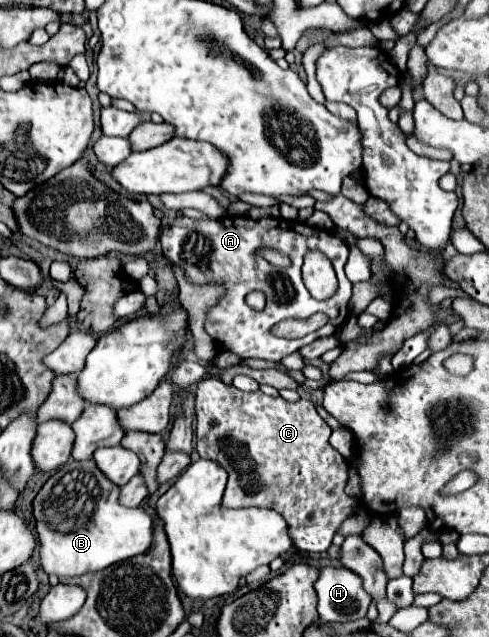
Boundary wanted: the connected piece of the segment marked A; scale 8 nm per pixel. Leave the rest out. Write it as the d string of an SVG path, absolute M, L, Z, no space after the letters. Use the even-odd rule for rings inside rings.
M176 217L176 219L172 219L162 229L162 233L160 233L160 245L162 245L164 253L176 265L180 265L194 283L208 283L208 281L220 283L222 281L222 285L226 287L226 297L210 311L208 321L206 321L206 331L208 331L208 335L218 345L228 347L230 351L234 351L242 359L252 357L252 359L264 359L264 361L282 361L286 355L290 355L294 351L300 351L304 345L312 343L314 339L336 335L336 331L340 329L340 325L346 321L346 317L349 315L349 301L353 291L352 283L344 275L344 265L346 265L346 259L348 259L348 245L342 239L338 239L334 233L328 233L326 229L310 227L310 225L300 223L300 221L288 221L286 223L284 219L274 219L274 217L266 217L266 219L258 219L258 221L254 221L250 217L236 217L236 219L200 219L200 221L188 219L188 217ZM262 249L280 251L292 263L288 267L276 267L276 265L268 263L260 255ZM306 251L322 251L332 261L334 271L338 275L338 291L330 299L316 301L306 291L306 287L302 283L302 275L300 275L300 267L302 267L302 259L304 259ZM252 291L262 291L266 295L266 307L262 311L256 311L256 309L252 309L246 303L246 295L252 293ZM316 311L322 311L322 313L328 315L328 323L322 329L318 329L316 333L310 333L308 337L302 337L302 339L296 339L296 341L282 339L282 337L278 337L278 335L272 333L272 327L278 321L284 321L284 319L308 319Z

